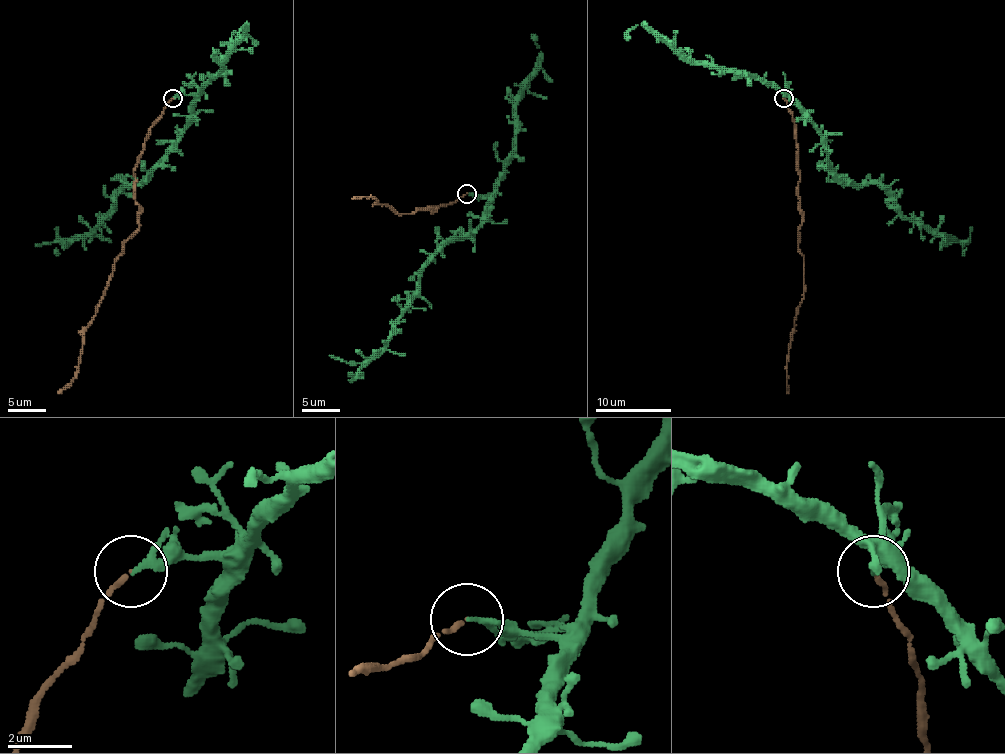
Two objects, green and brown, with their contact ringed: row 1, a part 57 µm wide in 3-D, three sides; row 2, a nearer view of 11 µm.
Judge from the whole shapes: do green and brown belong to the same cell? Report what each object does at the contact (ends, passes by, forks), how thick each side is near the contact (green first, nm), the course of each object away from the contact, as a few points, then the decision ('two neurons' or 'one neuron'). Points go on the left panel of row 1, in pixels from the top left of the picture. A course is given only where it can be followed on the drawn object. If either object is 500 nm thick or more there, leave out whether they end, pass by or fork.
green ends there; brown ends there; 200 nm thick on the green side, 140 nm on the other; green runs (173, 98), (192, 95), (194, 117), (179, 142), (139, 182), (126, 183), (107, 216), (80, 238), (35, 246); brown runs (173, 98), (150, 129), (133, 172), (139, 225), (124, 244), (94, 319), (82, 336), (79, 372), (58, 393); two neurons

